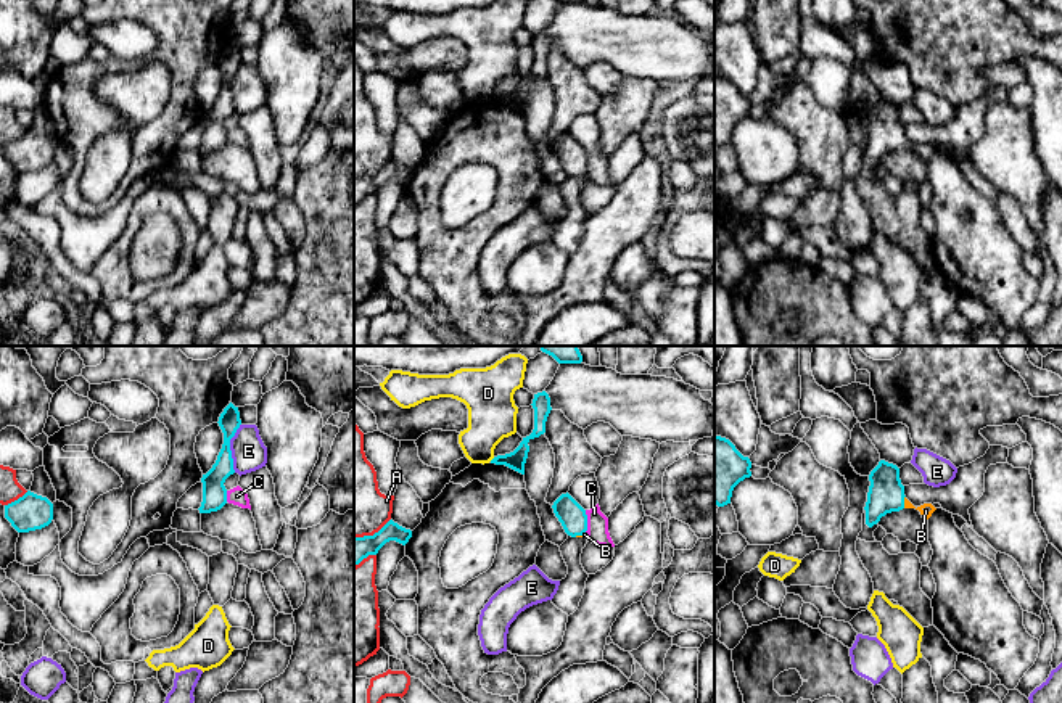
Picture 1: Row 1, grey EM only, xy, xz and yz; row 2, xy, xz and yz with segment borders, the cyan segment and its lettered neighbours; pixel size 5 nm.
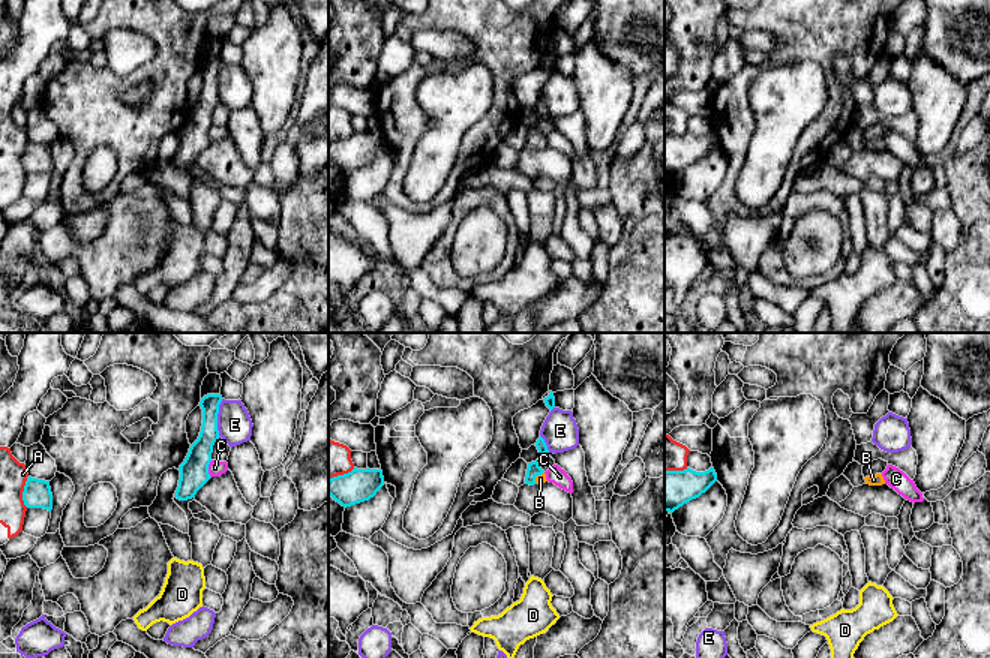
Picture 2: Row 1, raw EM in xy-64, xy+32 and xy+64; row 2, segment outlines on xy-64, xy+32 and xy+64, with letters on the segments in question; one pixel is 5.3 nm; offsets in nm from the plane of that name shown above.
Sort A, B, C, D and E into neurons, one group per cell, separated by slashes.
A / B / C / D / E

